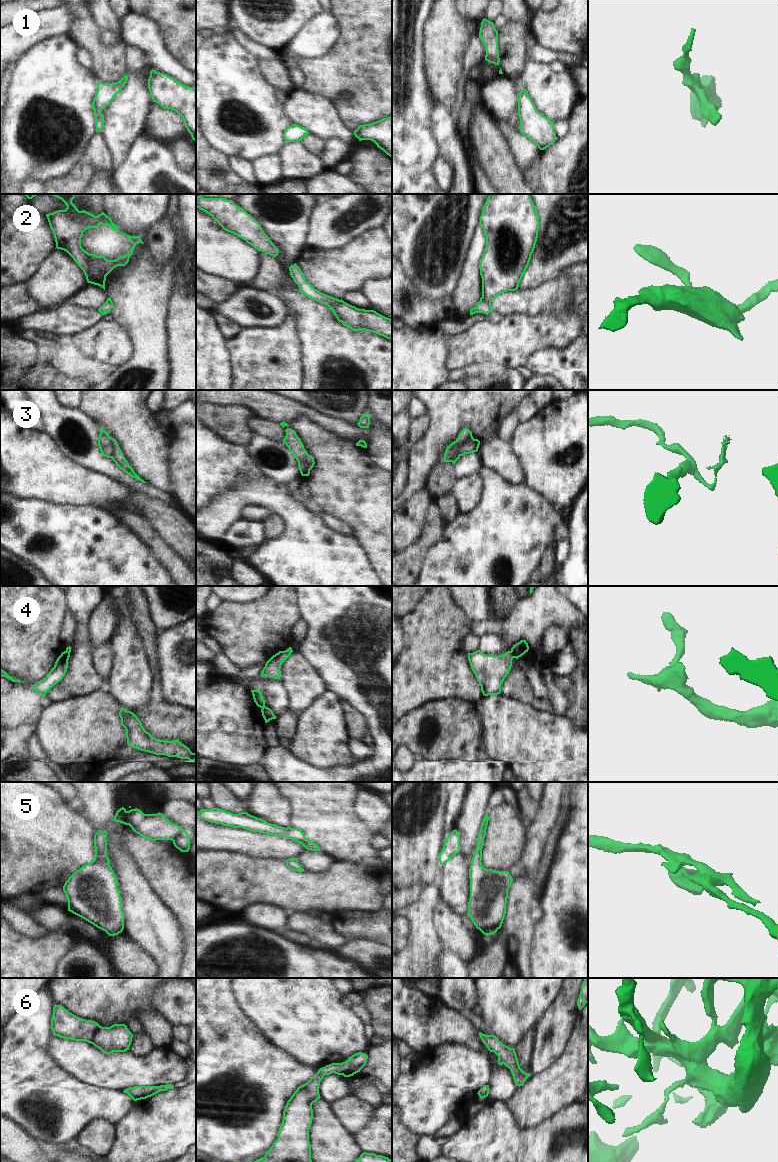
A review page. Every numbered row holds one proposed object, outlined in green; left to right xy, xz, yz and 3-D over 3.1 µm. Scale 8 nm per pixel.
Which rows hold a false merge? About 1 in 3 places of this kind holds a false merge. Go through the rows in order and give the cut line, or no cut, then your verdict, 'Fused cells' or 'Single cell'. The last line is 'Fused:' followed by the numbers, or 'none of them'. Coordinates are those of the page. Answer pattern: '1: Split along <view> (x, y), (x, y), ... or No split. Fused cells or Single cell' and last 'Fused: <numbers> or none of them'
1: No split. Single cell
2: No split. Single cell
3: Split along yz (473, 438), (457, 448), (454, 447). Fused cells
4: Split along yz (510, 651), (514, 657). Fused cells
5: No split. Single cell
6: No split. Single cell
Fused: 3, 4

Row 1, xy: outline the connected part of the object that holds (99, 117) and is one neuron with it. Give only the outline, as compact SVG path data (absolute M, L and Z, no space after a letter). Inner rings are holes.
M127 74L116 83L97 82L97 92L92 102L95 116L96 132L102 132L104 124L104 115L101 110L104 109L114 97L122 90L128 80Z

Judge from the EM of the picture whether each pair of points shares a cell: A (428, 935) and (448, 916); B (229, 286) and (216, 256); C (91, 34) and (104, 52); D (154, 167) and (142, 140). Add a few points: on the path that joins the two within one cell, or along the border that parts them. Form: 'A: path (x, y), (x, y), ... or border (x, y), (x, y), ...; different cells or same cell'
A: border (434, 906), (433, 925), (444, 949); different cells
B: border (206, 272), (230, 279), (239, 286); different cells
C: path (91, 38), (100, 48); same cell
D: path (148, 160), (144, 147); same cell

